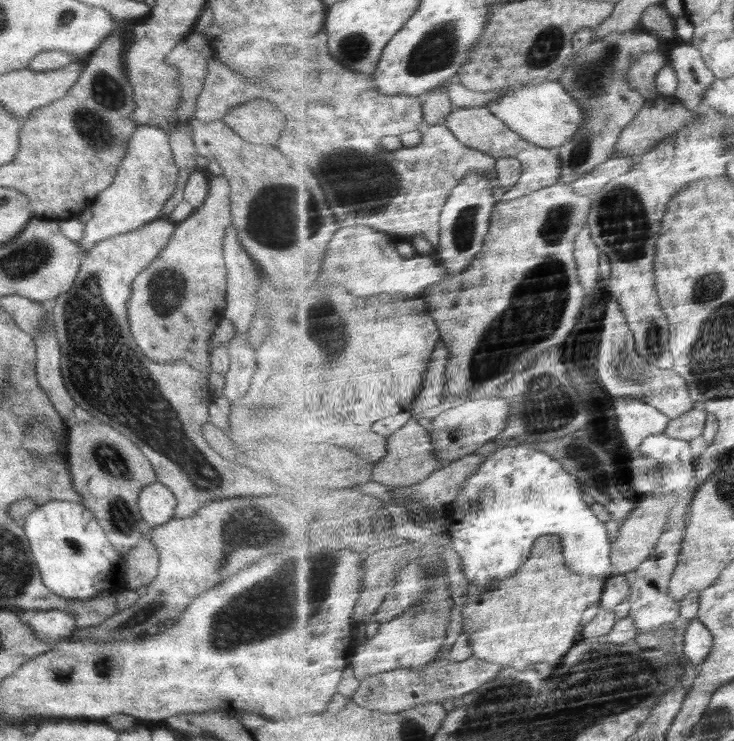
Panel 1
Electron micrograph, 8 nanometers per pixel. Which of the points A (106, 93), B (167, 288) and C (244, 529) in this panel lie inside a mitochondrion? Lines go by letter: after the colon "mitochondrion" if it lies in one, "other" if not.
A: mitochondrion
B: mitochondrion
C: mitochondrion

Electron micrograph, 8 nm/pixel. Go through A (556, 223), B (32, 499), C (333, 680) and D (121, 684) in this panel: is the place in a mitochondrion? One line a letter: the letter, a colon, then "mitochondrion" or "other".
A: mitochondrion
B: other
C: other
D: other

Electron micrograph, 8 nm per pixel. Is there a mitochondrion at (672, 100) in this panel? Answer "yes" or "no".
no

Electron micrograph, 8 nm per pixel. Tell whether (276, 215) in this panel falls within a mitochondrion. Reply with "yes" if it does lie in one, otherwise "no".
yes

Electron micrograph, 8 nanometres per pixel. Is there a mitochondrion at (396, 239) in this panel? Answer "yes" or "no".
no

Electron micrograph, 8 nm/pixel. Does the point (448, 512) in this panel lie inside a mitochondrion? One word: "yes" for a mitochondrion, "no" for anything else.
no

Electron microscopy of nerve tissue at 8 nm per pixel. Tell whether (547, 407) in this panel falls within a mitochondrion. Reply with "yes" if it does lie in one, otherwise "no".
yes

